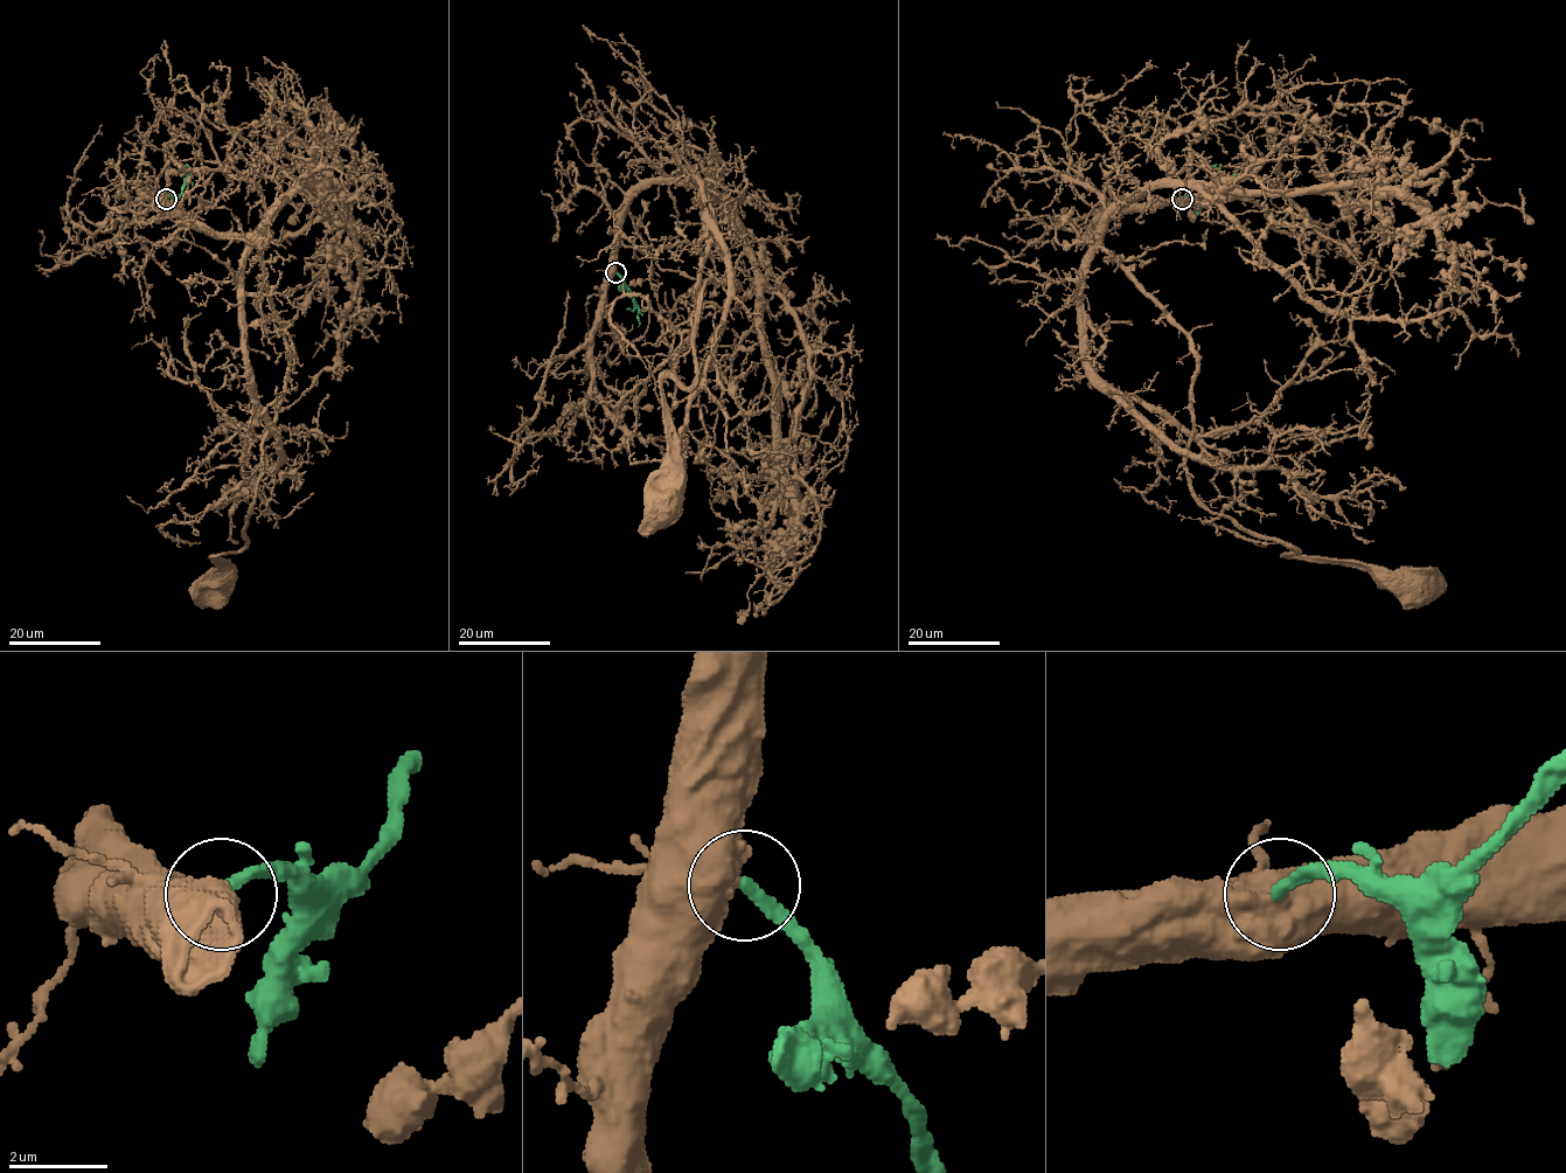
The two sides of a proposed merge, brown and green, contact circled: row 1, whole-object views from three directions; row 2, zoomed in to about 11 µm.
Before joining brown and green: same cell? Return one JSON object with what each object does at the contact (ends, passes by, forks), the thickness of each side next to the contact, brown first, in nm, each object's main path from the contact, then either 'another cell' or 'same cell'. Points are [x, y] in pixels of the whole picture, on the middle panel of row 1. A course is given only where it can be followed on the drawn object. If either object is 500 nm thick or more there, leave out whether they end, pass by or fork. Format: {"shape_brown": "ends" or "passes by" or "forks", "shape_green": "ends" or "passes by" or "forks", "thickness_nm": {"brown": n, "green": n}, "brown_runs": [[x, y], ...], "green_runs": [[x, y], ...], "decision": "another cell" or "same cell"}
{"thickness_nm": {"brown": 800, "green": 280}, "brown_runs": [[614, 272], [641, 189], [708, 198], [738, 287], [707, 279], [696, 380], [662, 380], [673, 502]], "green_runs": [[616, 272], [638, 307], [638, 326]], "decision": "same cell"}

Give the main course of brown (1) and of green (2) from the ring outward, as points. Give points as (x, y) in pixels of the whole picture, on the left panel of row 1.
1: (165, 199), (192, 222), (245, 238), (258, 251), (289, 358), (246, 545), (213, 556), (216, 585), (223, 582)
2: (166, 199), (181, 193), (188, 173)

